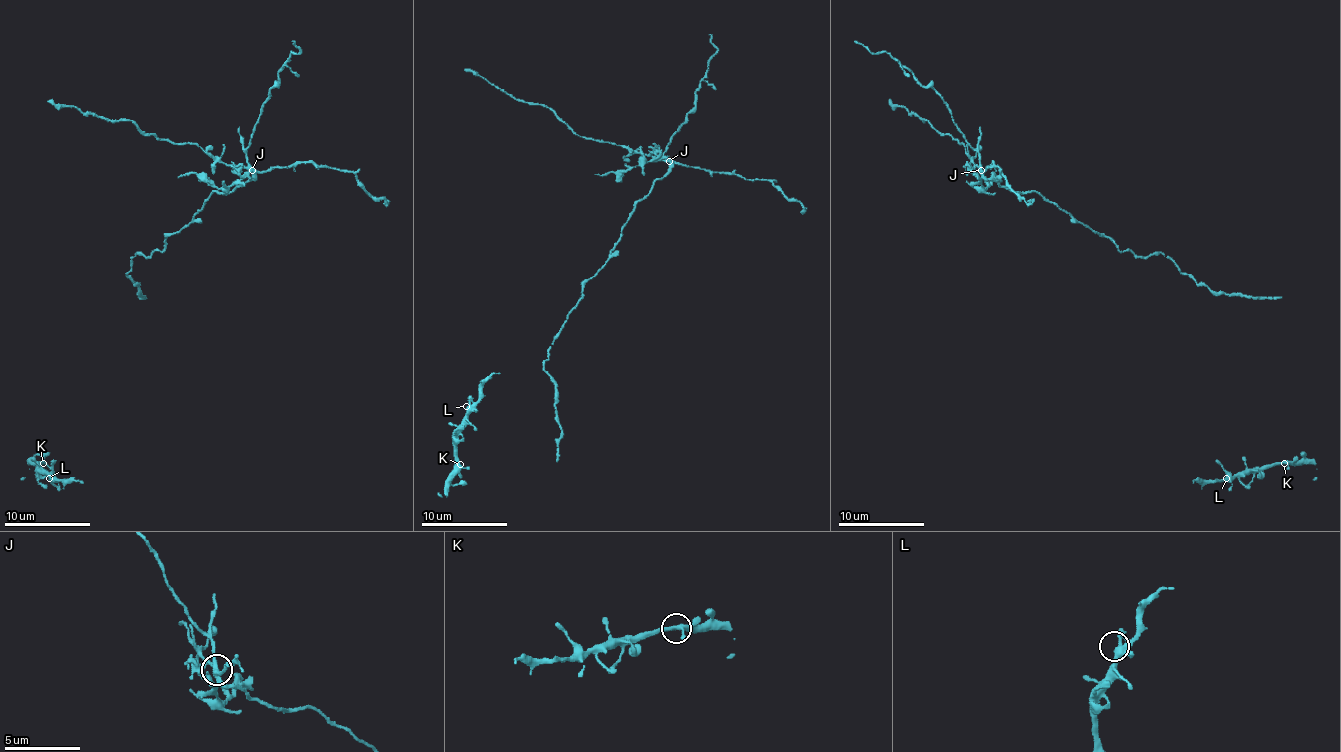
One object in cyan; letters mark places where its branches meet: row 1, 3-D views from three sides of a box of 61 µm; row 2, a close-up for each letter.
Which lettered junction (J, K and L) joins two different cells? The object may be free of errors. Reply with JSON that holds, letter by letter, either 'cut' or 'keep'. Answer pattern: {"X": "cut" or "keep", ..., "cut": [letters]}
{"J": "cut", "K": "keep", "L": "keep", "cut": ["J"]}

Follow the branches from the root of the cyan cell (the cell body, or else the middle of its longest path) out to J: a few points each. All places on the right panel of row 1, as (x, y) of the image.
J: (1144, 256), (1120, 250), (1108, 237), (1071, 218), (1037, 192), (1011, 192), (987, 179), (981, 170)

